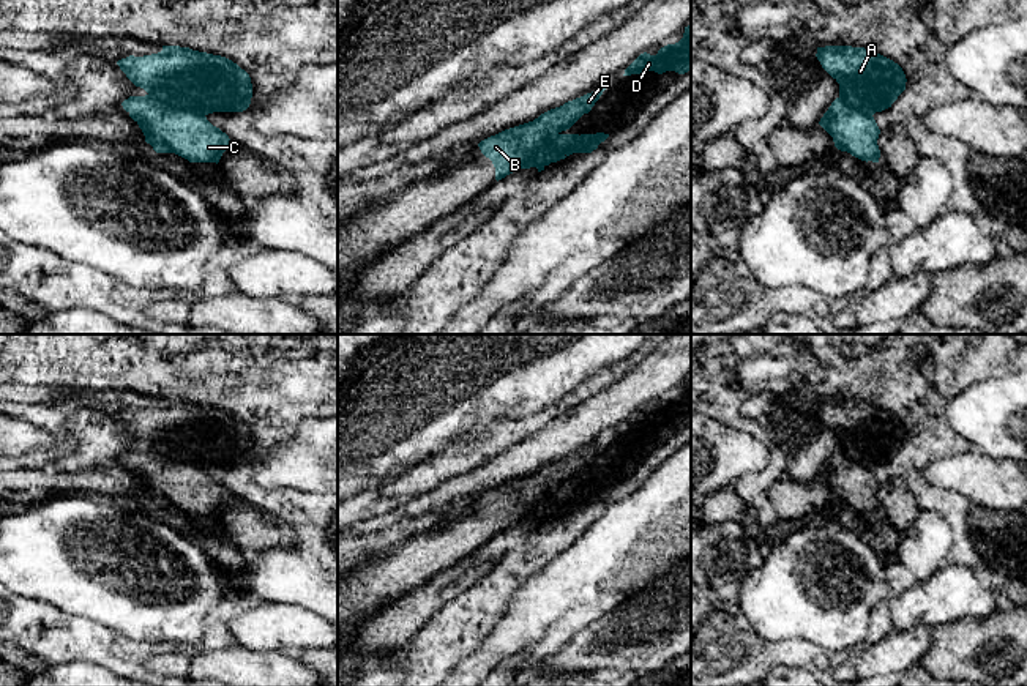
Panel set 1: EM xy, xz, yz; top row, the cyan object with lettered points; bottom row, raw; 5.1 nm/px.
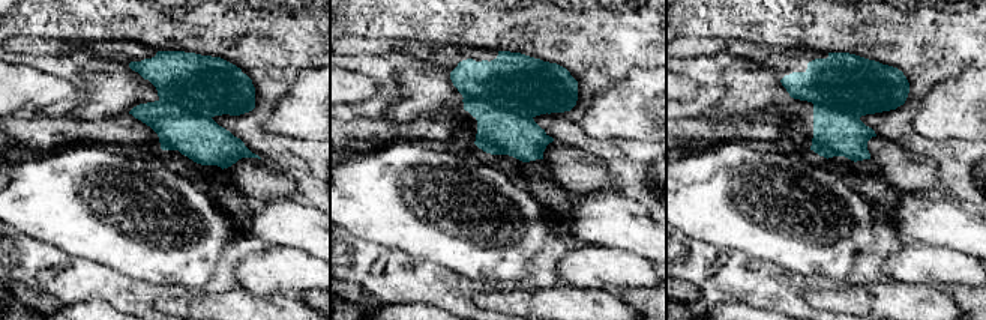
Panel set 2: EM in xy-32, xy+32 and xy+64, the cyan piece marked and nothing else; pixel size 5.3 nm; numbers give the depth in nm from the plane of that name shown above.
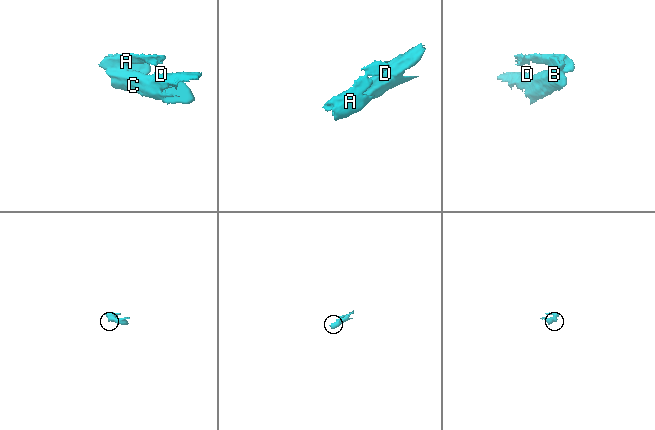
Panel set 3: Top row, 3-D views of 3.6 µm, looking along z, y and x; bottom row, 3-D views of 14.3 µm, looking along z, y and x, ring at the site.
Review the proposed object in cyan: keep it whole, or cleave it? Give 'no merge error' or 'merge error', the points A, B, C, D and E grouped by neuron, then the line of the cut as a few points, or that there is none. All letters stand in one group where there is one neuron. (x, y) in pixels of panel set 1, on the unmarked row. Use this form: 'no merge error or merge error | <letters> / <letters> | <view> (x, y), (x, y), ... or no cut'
merge error | A / B C D E | xy (149, 447), (204, 469)

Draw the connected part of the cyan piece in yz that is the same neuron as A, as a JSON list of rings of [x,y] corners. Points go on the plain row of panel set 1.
[[[852,399],[817,401],[822,421],[839,437],[839,451],[857,464],[874,468],[906,443],[906,427],[893,413]]]

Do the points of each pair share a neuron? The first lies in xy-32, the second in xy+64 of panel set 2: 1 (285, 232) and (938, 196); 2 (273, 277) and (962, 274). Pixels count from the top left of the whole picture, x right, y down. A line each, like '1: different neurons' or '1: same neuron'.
1: same neuron
2: same neuron

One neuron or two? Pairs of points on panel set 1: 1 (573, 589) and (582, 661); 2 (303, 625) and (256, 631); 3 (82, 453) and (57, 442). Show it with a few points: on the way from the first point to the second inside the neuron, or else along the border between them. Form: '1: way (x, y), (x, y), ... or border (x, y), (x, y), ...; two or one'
1: border (609, 611), (549, 655); two
2: way (292, 628), (267, 628); one
3: border (62, 431), (67, 445), (56, 451); two

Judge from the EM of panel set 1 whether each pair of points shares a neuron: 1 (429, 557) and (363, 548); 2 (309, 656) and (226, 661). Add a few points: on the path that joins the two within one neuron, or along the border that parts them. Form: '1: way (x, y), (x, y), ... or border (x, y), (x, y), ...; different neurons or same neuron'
1: border (371, 552), (354, 565); different neurons
2: border (295, 655), (313, 669); different neurons

